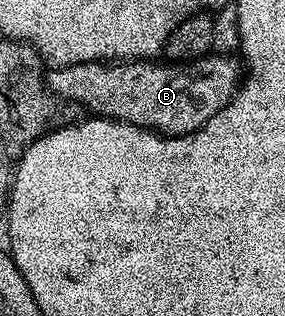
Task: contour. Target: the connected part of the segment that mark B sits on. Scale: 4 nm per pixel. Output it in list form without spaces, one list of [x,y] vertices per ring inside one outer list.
[[[207,55],[185,63],[167,63],[162,59],[121,63],[89,61],[83,65],[51,68],[45,74],[46,88],[55,97],[80,105],[87,114],[95,117],[107,117],[110,121],[125,121],[127,125],[149,129],[167,137],[183,137],[206,126],[208,119],[212,119],[212,115],[220,112],[234,98],[244,77],[243,66],[237,60],[234,62],[234,59],[230,55]]]

